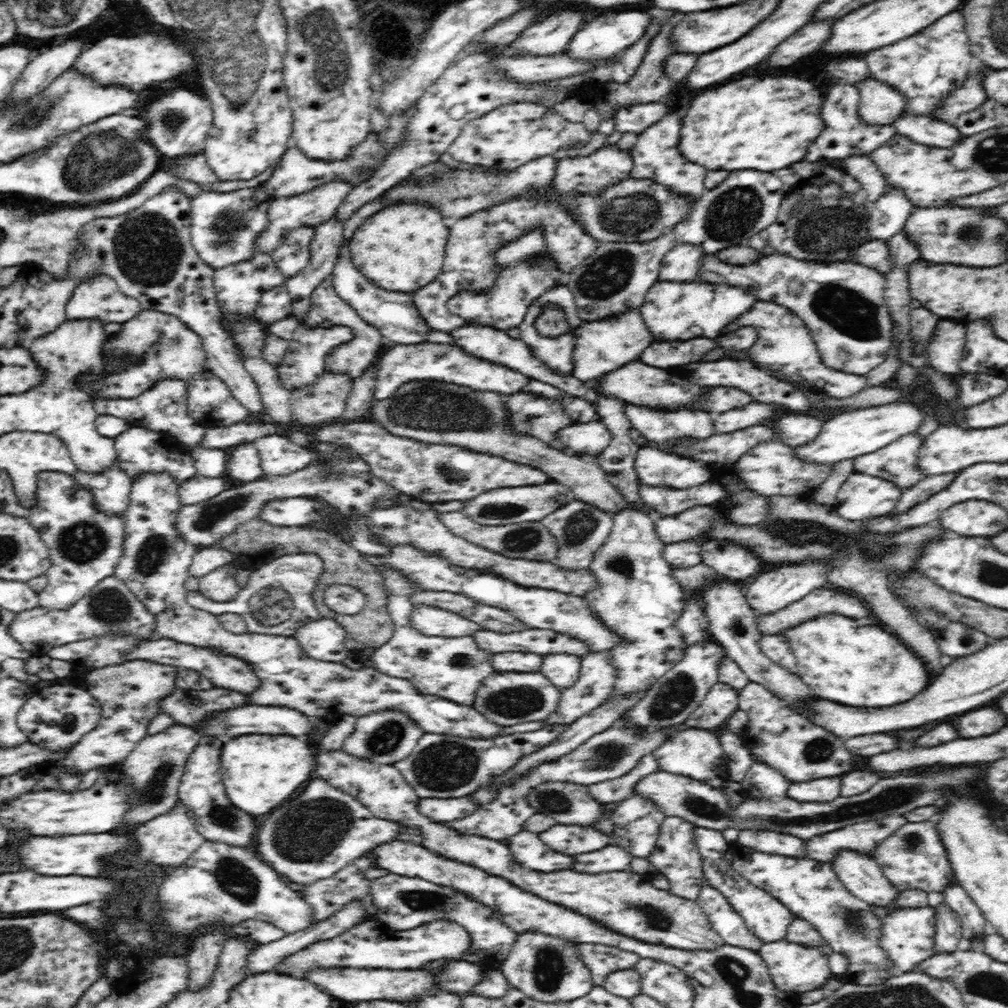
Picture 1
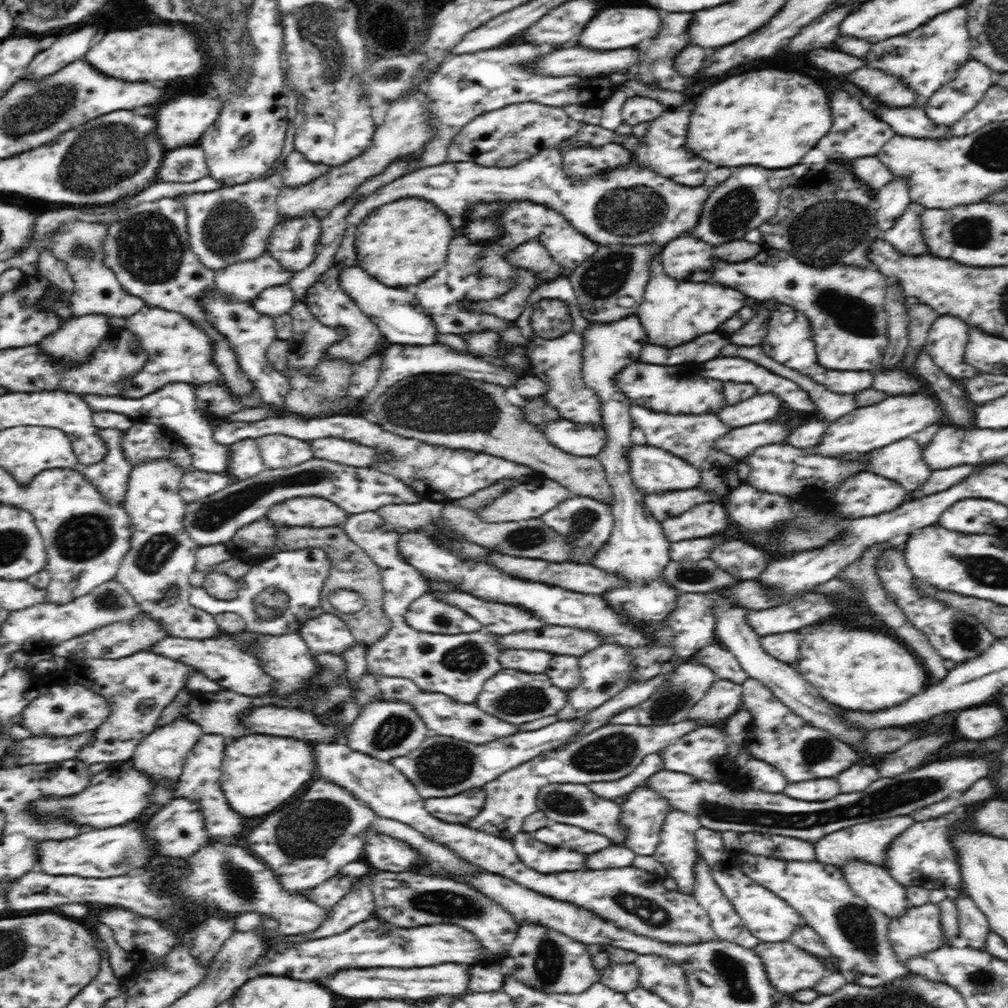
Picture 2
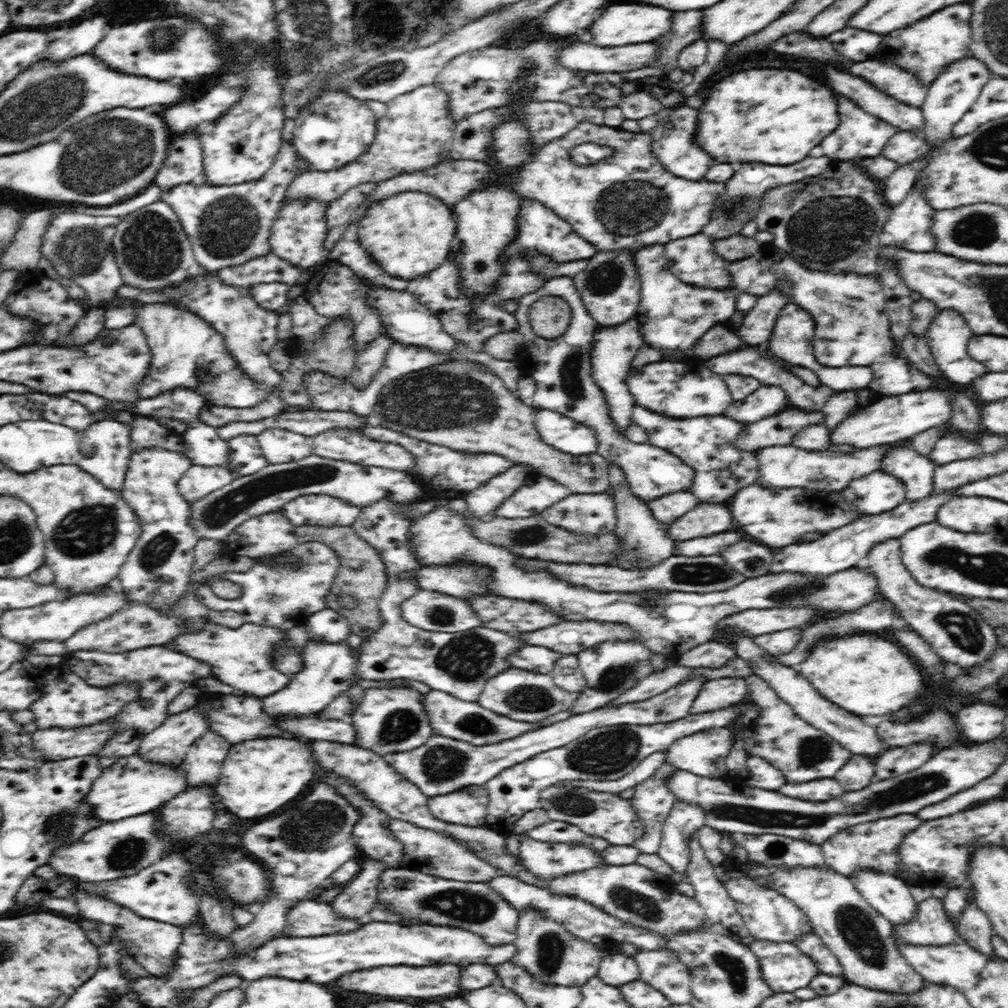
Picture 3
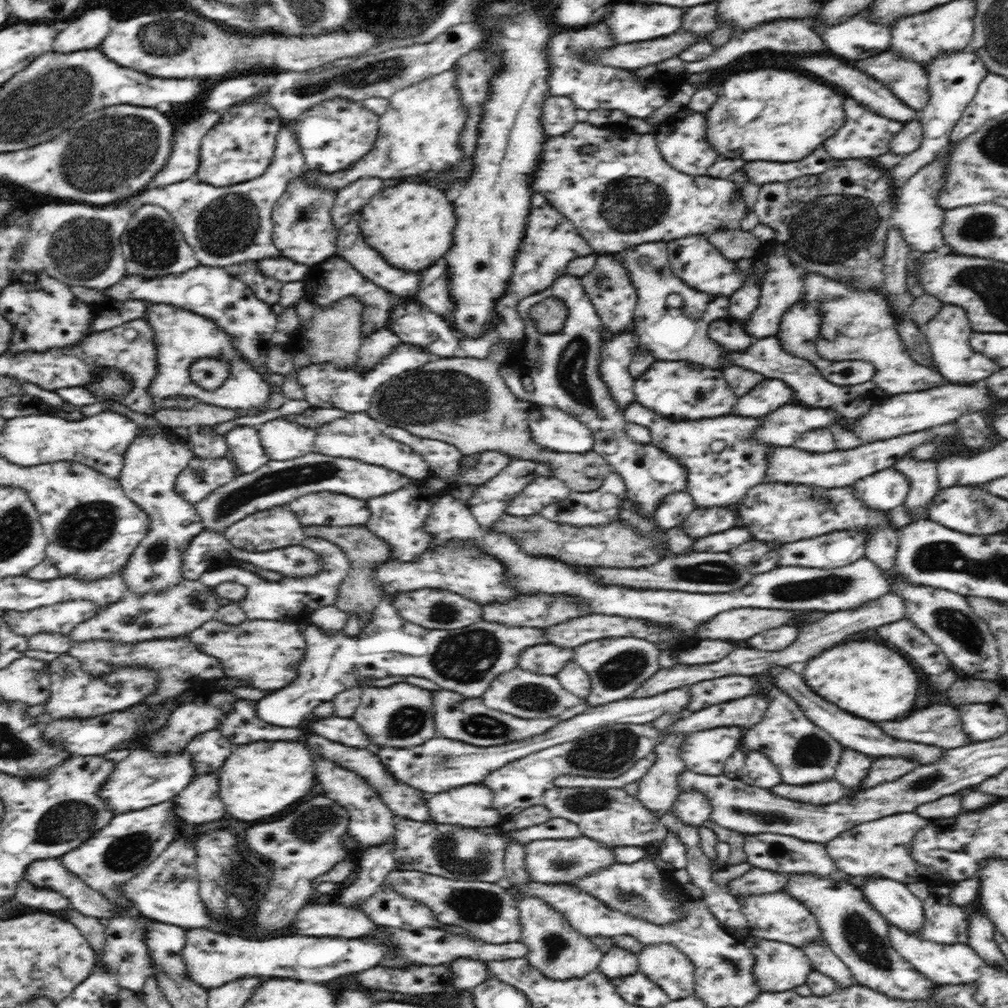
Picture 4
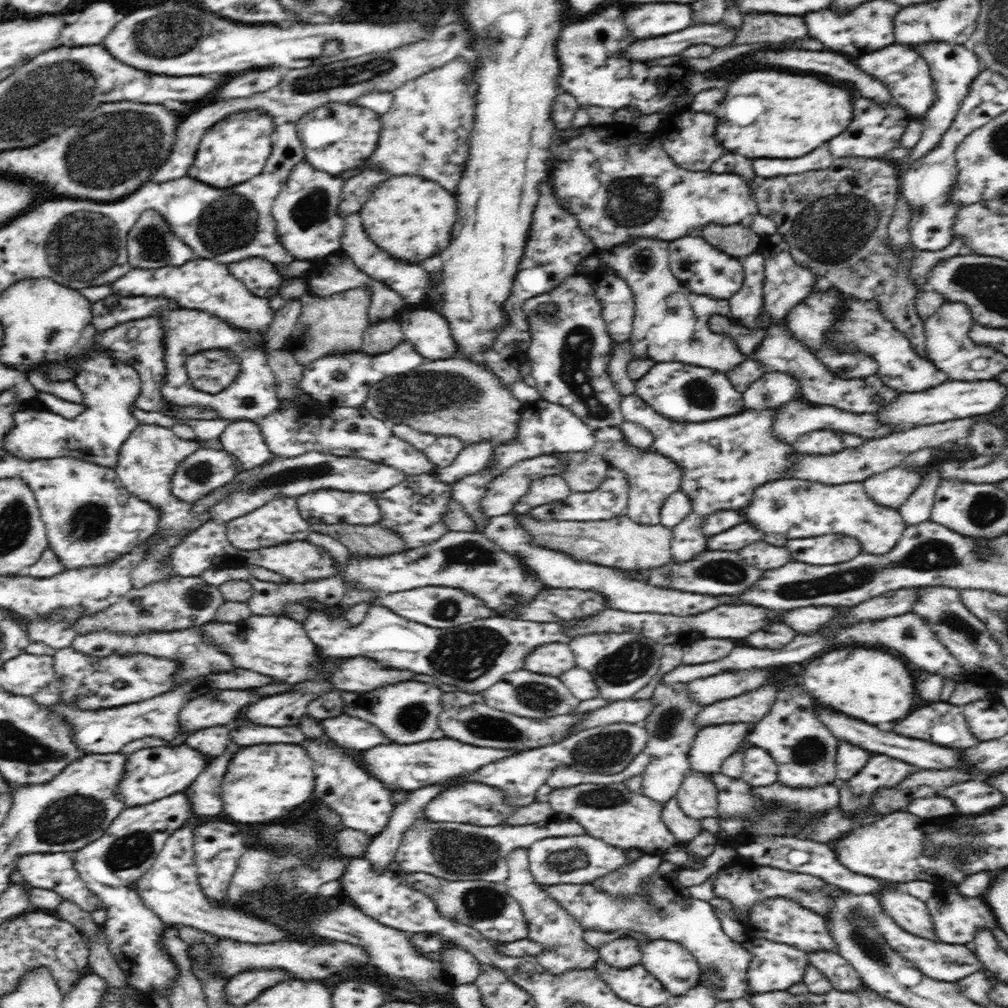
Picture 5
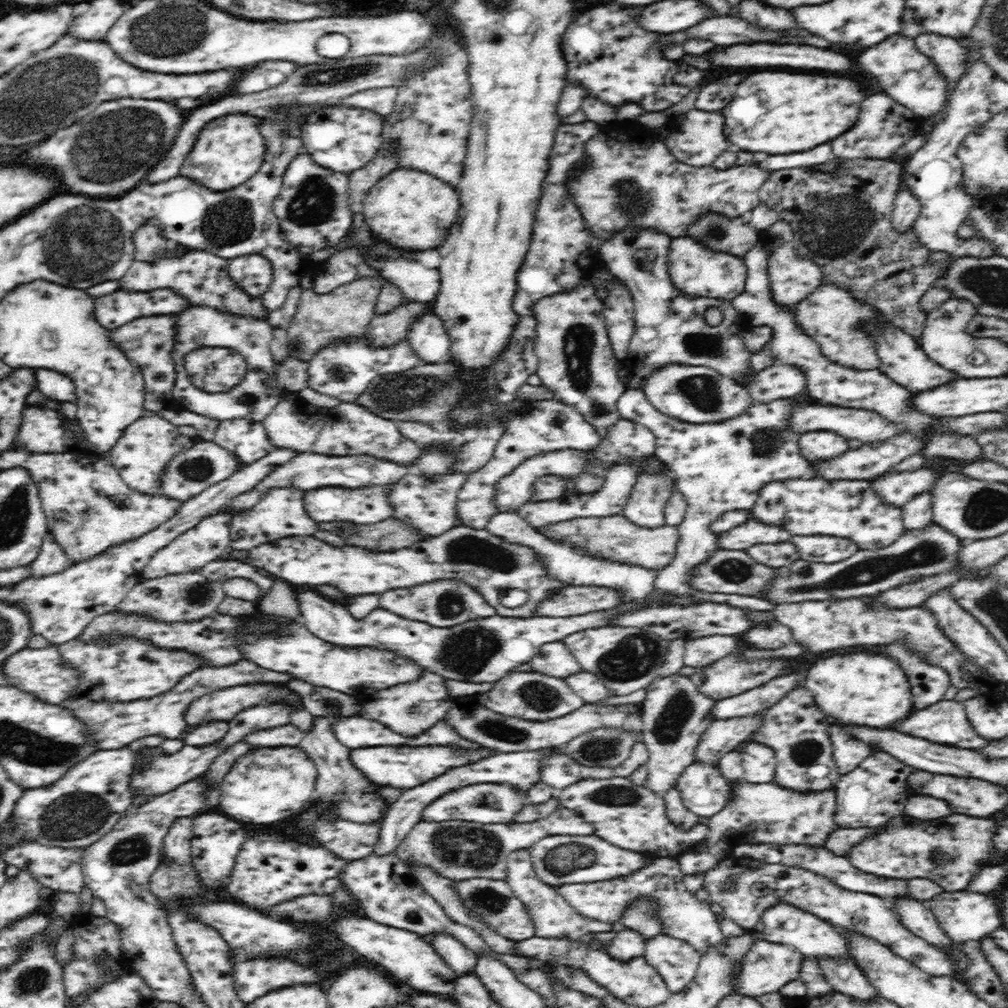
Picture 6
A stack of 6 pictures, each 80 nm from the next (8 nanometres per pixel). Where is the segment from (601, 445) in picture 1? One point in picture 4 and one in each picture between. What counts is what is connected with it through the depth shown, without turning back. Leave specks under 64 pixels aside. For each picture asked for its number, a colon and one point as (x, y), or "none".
2: (578, 439)
3: (567, 435)
4: (551, 428)

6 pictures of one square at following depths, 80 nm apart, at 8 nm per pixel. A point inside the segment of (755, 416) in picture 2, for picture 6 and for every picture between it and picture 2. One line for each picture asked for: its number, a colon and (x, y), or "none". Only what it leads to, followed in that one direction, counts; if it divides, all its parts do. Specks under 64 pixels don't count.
3: (767, 401)
4: (766, 397)
5: (773, 389)
6: (778, 381)

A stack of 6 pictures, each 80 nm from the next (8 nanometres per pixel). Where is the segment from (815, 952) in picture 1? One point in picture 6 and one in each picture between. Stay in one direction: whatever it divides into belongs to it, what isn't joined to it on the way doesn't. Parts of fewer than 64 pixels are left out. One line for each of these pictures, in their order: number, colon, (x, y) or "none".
2: (789, 969)
3: (785, 968)
4: (779, 967)
5: (774, 966)
6: (767, 966)

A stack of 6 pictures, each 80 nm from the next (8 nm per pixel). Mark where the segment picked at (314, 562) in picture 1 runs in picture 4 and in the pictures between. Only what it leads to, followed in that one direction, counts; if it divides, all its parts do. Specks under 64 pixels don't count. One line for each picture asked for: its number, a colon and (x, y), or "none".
2: (279, 594)
3: (280, 596)
4: (291, 599)

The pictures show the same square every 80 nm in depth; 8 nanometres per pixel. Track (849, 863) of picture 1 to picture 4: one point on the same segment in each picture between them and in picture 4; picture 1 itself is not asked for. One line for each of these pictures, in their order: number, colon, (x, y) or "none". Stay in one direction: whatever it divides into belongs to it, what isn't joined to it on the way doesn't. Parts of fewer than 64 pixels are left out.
2: (873, 883)
3: (889, 895)
4: (893, 900)

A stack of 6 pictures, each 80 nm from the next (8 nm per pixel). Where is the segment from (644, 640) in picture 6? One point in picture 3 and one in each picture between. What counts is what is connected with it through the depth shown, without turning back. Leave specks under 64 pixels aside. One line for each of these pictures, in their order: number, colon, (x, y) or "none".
3: (611, 668)
4: (617, 666)
5: (621, 664)

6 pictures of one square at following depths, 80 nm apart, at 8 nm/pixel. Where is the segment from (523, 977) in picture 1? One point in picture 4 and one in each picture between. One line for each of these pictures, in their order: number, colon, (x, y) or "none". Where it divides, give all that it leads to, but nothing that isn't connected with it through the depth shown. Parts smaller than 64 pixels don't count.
2: (548, 961)
3: (547, 951)
4: (555, 949)

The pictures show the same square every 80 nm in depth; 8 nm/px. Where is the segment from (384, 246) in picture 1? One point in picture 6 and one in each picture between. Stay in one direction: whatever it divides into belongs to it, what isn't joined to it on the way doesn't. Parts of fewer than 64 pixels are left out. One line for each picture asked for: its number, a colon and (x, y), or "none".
2: (405, 242)
3: (409, 234)
4: (410, 224)
5: (411, 218)
6: (411, 210)

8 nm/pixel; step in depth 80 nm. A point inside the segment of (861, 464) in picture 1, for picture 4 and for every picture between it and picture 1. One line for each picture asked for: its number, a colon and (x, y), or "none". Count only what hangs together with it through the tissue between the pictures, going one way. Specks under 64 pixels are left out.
2: (903, 462)
3: (916, 471)
4: (922, 474)

